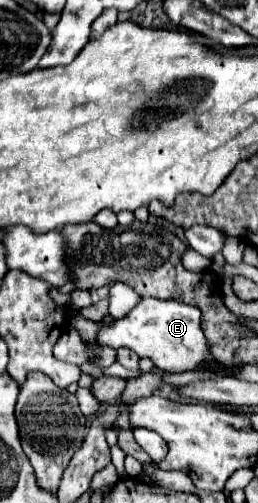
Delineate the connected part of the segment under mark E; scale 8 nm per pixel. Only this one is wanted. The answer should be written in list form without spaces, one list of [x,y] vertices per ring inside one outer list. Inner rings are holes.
[[[141,298],[139,304],[131,310],[129,316],[115,320],[113,324],[105,326],[99,322],[101,330],[97,334],[97,340],[111,348],[129,348],[139,358],[149,358],[159,370],[165,372],[191,372],[201,366],[221,370],[225,374],[233,374],[239,364],[235,366],[223,366],[215,360],[211,354],[211,348],[207,344],[207,338],[201,330],[201,314],[195,306],[187,306],[183,302],[163,302],[157,298]]]

